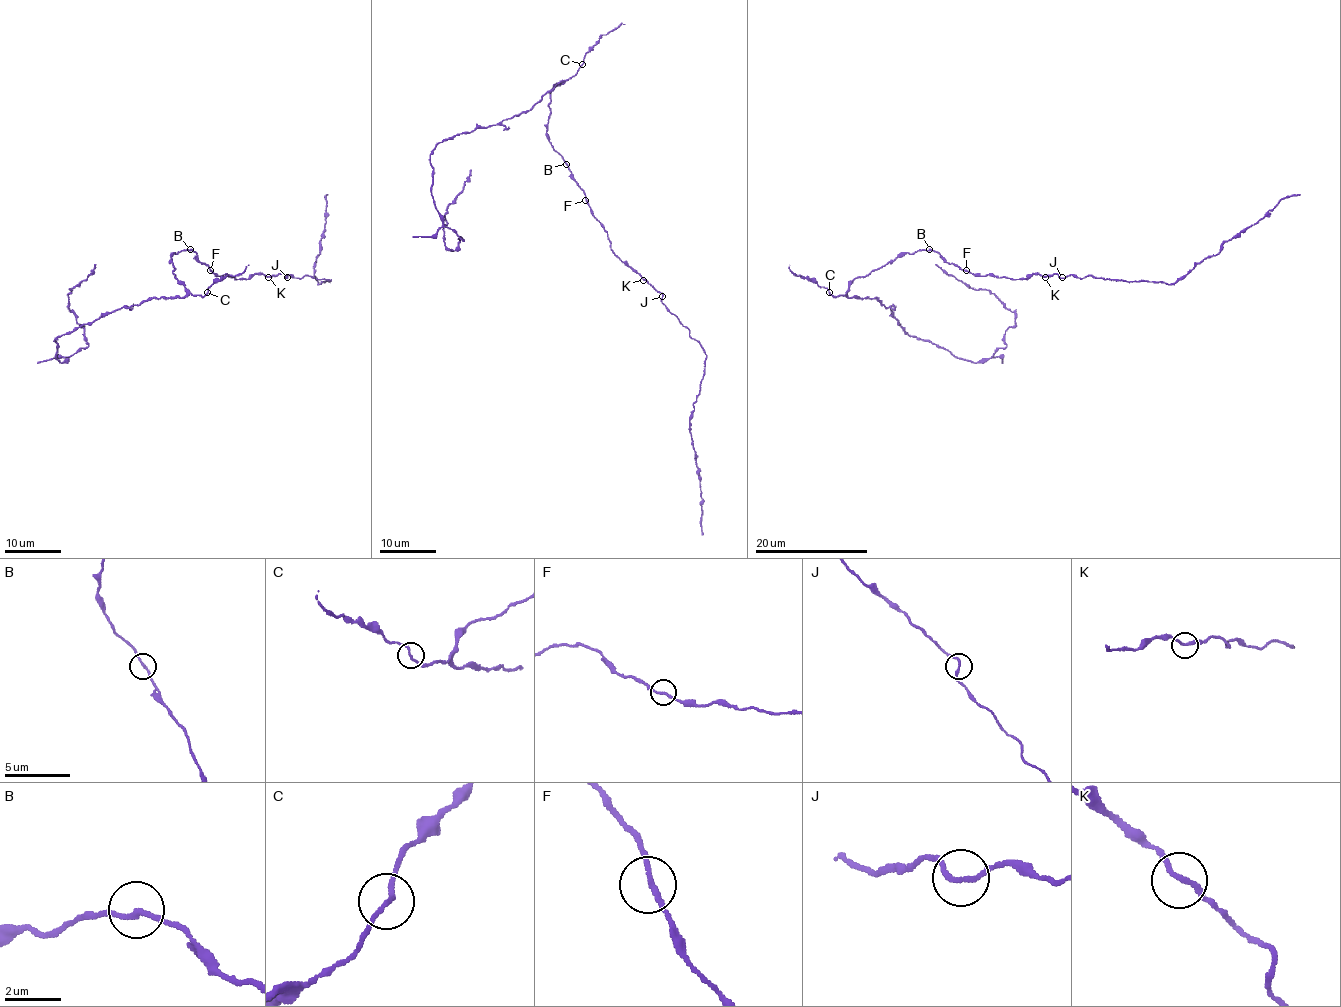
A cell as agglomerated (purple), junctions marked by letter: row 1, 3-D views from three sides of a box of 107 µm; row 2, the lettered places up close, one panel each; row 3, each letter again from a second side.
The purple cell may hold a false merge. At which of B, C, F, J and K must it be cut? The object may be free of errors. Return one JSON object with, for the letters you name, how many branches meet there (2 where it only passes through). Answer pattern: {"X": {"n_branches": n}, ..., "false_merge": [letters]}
{"false_merge": []}

